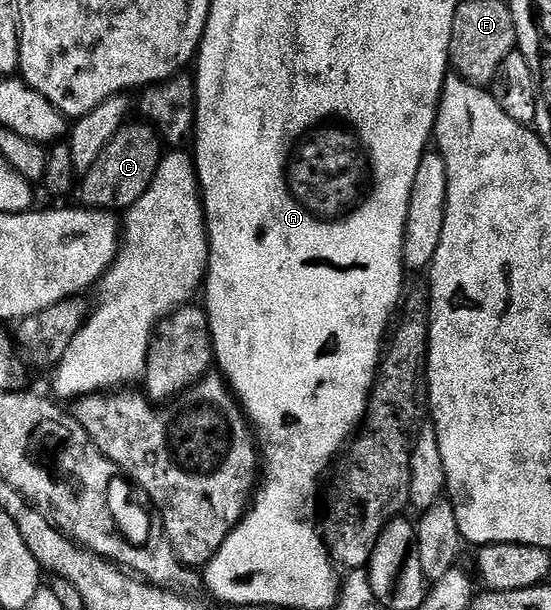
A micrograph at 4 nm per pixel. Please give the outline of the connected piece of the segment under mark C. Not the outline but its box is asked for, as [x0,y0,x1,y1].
[81,124,164,212]

